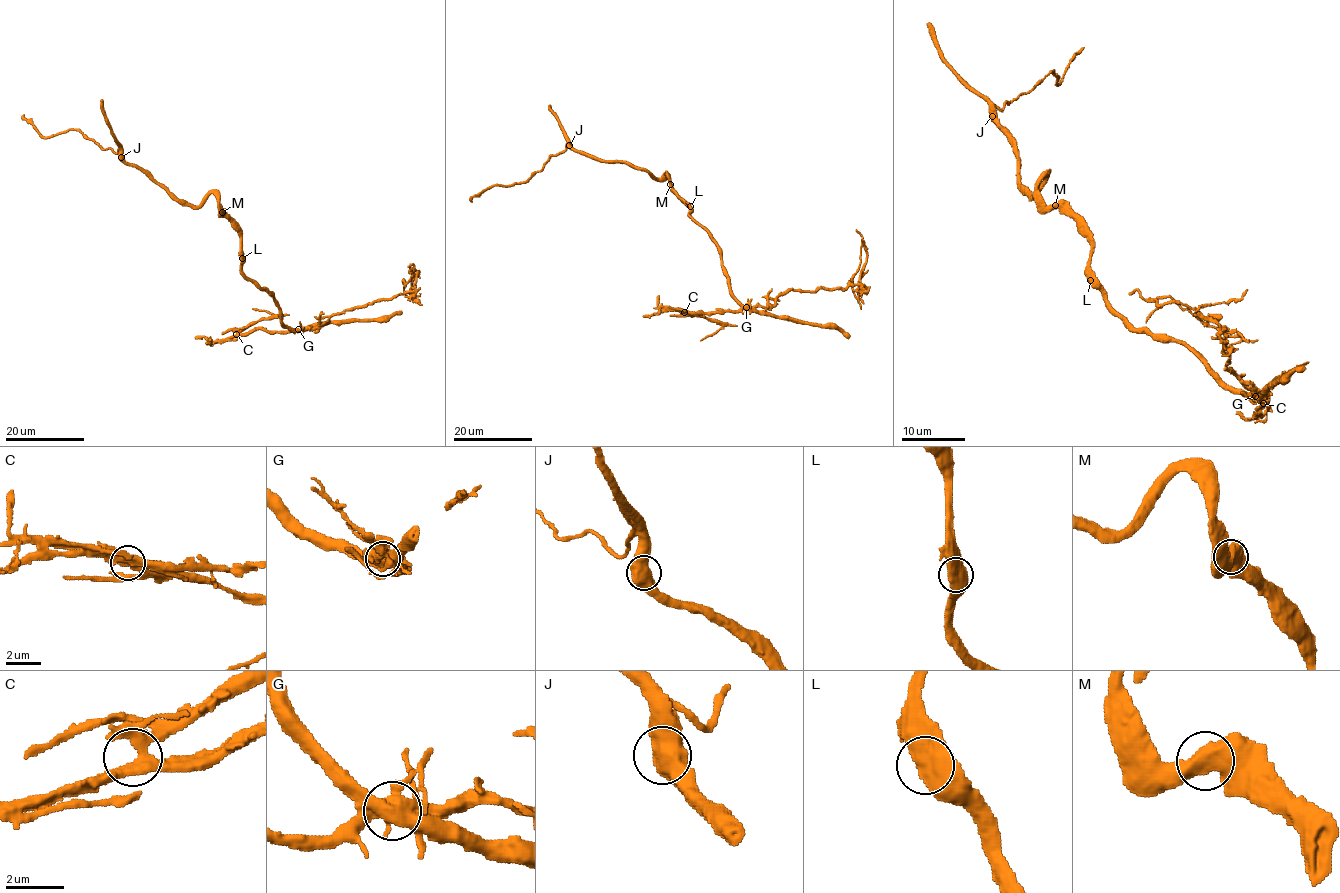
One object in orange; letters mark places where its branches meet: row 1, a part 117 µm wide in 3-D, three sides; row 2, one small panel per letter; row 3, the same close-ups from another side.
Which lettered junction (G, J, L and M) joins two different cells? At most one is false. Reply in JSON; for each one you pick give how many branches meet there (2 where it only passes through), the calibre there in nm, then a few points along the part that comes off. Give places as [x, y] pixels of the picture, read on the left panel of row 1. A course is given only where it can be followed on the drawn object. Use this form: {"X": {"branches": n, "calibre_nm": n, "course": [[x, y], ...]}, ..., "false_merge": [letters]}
{"G": {"branches": 4, "calibre_nm": 480, "course": [[298, 330], [315, 329], [332, 315], [403, 293], [403, 287], [410, 280], [414, 266], [408, 267]]}, "false_merge": ["G"]}

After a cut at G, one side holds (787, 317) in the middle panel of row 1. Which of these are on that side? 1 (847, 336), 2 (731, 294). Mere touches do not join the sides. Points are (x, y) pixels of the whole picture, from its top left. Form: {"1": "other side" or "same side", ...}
{"1": "same side", "2": "same side"}

